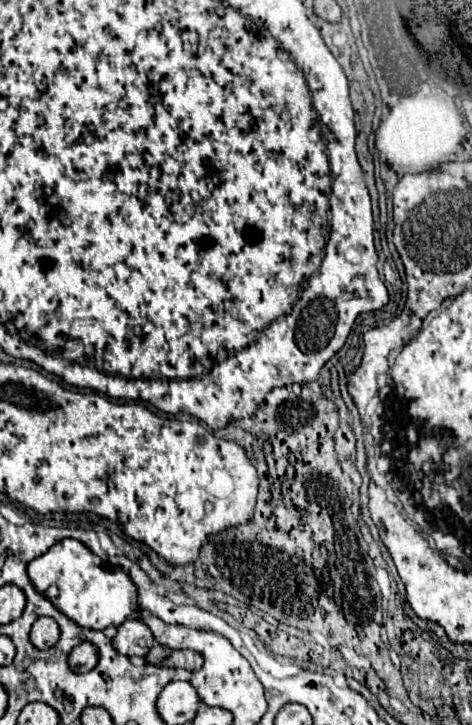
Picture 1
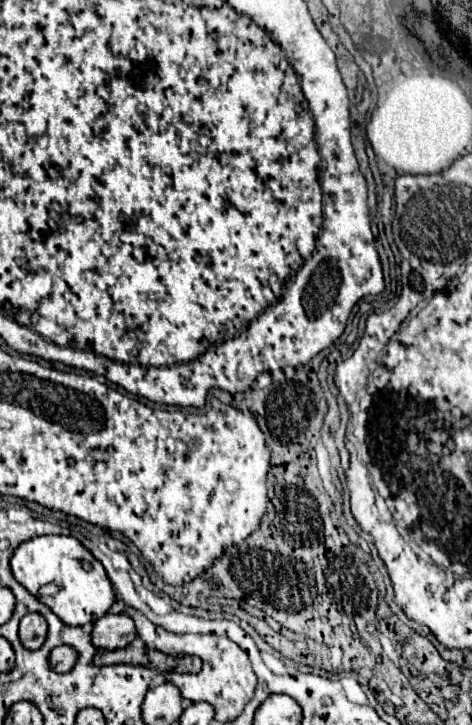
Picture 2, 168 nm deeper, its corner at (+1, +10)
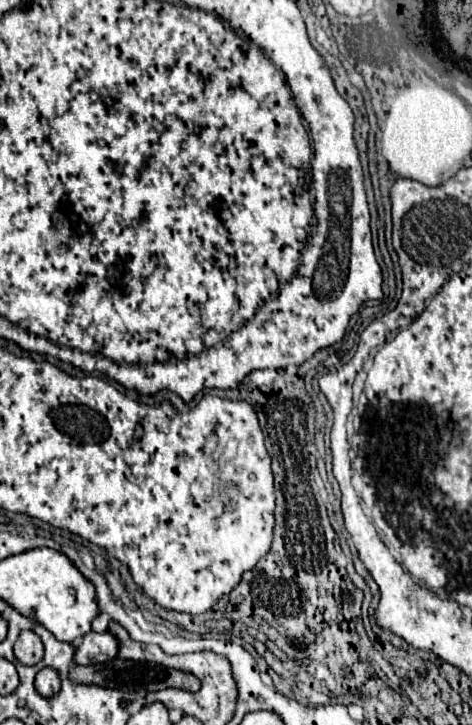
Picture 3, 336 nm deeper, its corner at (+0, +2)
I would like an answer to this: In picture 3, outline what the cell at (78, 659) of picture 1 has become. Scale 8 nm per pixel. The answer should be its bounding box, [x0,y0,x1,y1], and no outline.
[35,667,61,697]

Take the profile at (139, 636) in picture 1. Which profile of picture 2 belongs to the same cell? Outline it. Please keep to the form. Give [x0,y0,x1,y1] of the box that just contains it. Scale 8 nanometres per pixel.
[92,613,138,649]

